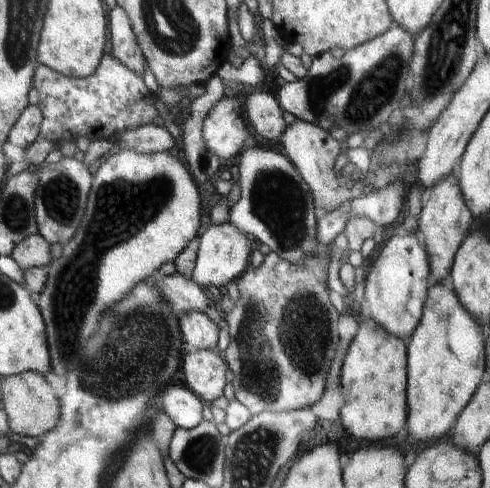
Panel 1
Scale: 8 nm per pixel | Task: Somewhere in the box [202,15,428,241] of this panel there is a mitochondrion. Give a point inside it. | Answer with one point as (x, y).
(367, 97)

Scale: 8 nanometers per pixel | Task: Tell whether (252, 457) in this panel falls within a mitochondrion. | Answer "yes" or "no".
yes

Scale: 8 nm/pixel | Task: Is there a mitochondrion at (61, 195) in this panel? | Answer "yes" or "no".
yes

